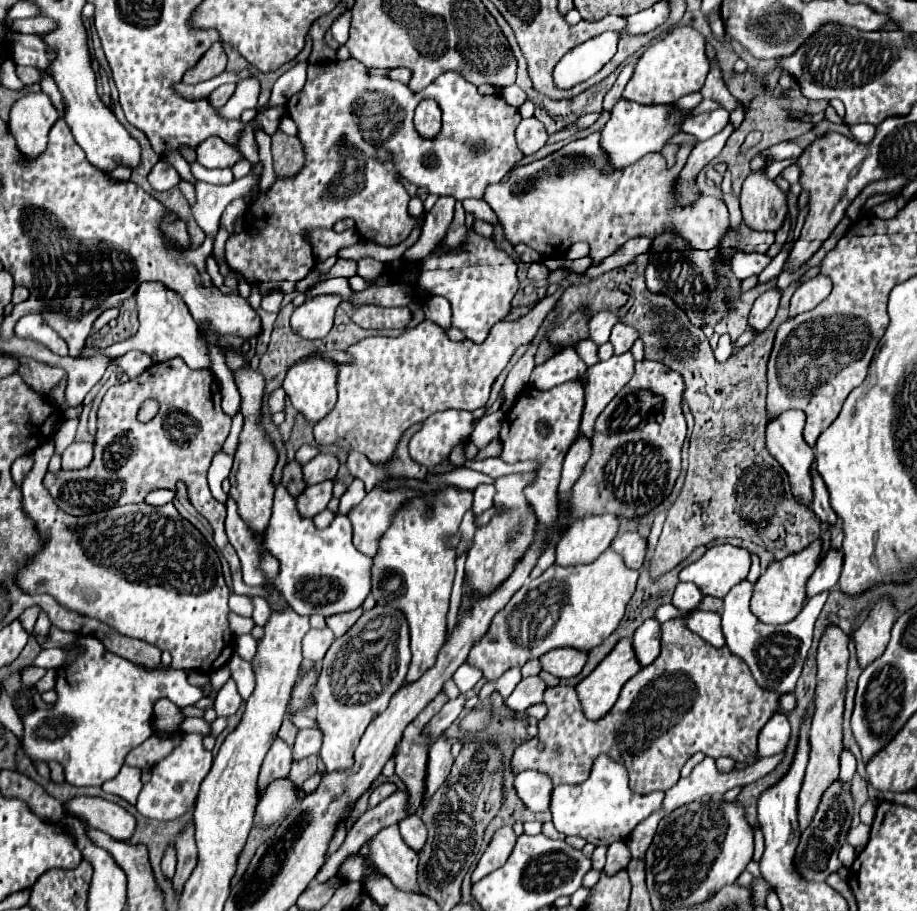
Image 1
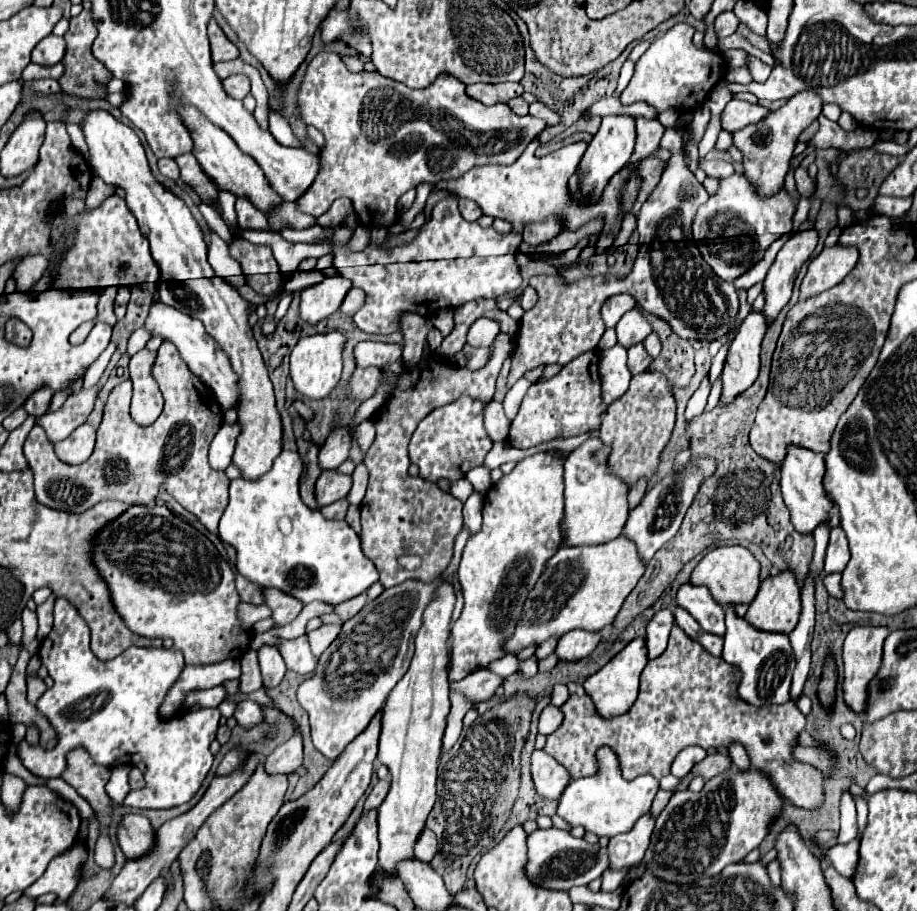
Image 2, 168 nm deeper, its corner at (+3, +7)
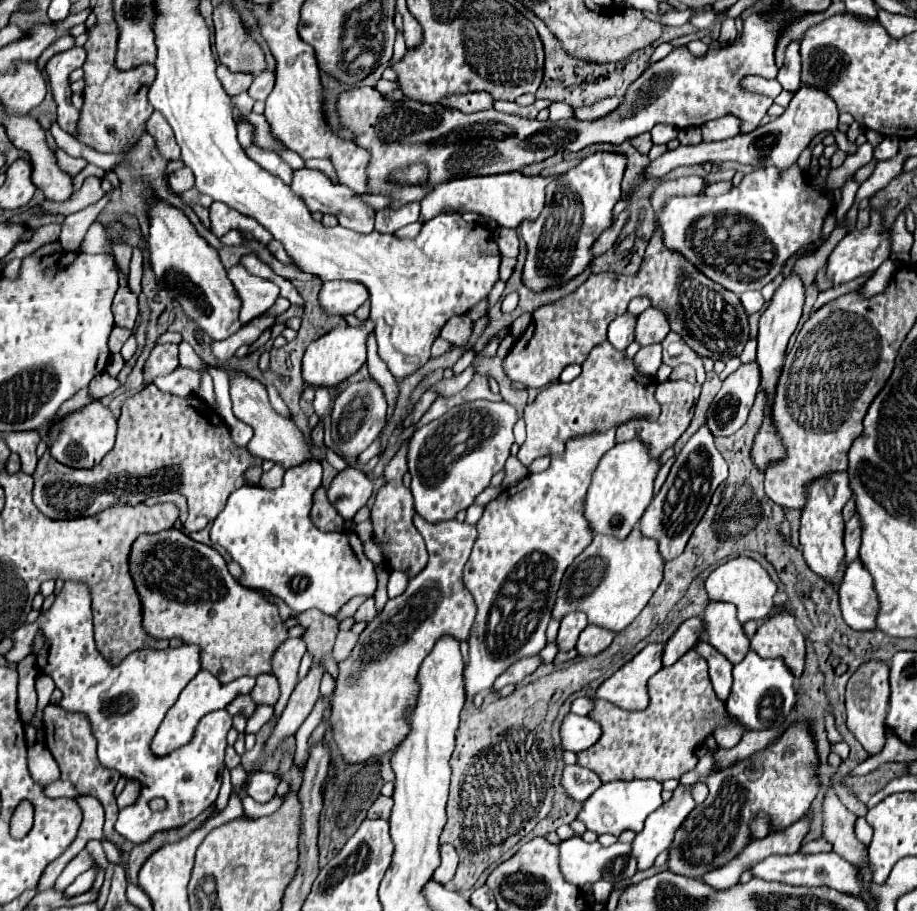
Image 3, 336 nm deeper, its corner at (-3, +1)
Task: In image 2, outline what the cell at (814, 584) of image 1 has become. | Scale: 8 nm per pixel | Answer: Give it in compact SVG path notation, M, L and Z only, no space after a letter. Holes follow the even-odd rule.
M836 527L830 533L830 543L828 543L828 551L826 551L826 563L824 563L826 575L840 573L846 567L848 559L850 559L850 551L848 551L846 535L842 533L840 527Z

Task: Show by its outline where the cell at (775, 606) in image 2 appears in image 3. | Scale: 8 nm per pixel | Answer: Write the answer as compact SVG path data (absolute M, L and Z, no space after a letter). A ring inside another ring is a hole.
M778 613L766 619L752 637L752 651L762 659L784 659L784 665L792 671L794 677L800 677L804 673L804 635L800 633L796 619L790 613Z

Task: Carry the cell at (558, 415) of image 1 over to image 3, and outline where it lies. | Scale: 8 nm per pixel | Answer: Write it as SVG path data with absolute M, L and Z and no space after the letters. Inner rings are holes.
M602 341L592 349L582 365L582 373L572 383L552 383L540 391L534 403L524 411L528 437L520 447L517 458L522 465L530 465L536 457L556 457L564 453L564 443L576 435L606 429L610 425L622 425L632 417L646 415L656 419L660 415L660 403L654 399L656 379L640 373L626 351L616 351L608 341Z

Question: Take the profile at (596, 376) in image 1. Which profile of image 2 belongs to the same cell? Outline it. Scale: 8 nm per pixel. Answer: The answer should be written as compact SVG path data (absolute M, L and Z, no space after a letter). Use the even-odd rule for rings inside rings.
M642 343L628 349L628 369L630 369L632 375L638 375L640 371L646 371L650 361L652 361L652 357L644 351Z

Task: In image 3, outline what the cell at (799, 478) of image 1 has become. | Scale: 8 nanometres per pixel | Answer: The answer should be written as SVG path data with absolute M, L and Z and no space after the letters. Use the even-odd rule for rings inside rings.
M836 473L826 475L826 479L816 479L816 483L808 489L808 503L802 511L802 523L800 523L800 549L808 567L834 587L842 583L846 571L844 543L842 543L844 537L842 507L848 503L848 499L852 499L848 473Z

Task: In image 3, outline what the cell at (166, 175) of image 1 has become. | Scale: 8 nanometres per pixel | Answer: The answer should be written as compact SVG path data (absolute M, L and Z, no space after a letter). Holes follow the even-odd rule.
M182 167L178 171L174 171L170 177L168 177L168 183L172 187L174 193L184 193L188 189L194 187L194 179L192 179L192 171L188 171L188 167Z

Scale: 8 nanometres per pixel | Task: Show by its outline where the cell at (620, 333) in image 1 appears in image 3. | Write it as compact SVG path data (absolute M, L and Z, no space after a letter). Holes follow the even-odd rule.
M648 307L644 313L638 315L636 323L636 341L640 345L652 345L664 341L664 337L670 333L668 319L664 311L656 307Z

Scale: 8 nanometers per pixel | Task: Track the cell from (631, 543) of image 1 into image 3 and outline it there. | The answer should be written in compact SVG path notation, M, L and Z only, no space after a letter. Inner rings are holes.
M698 429L694 437L682 447L682 451L676 455L676 461L660 489L660 493L652 499L648 509L644 511L640 519L640 531L646 537L652 537L660 545L660 555L666 561L676 559L682 555L694 527L706 513L706 507L710 505L710 497L714 495L716 487L728 477L728 465L720 451L714 447L714 437L706 429Z

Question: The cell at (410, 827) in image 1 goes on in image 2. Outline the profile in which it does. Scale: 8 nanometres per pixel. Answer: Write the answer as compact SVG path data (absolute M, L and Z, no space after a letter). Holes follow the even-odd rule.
M424 827L422 833L418 835L416 845L414 845L414 855L416 855L416 859L428 863L428 861L434 857L434 853L436 853L436 845L438 845L436 835L434 835L428 827Z

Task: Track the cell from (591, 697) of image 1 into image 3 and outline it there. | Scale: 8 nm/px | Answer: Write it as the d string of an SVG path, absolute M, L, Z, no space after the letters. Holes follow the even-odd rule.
M648 643L632 661L628 661L598 687L596 697L628 711L646 709L650 701L646 683L662 669L662 653L662 643Z

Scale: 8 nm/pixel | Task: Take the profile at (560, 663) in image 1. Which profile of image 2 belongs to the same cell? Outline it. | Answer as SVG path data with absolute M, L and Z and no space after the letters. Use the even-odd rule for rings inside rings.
M576 629L576 631L570 631L558 639L554 653L558 655L560 661L574 663L574 661L588 657L596 649L600 639L602 639L600 633L586 633L586 631Z

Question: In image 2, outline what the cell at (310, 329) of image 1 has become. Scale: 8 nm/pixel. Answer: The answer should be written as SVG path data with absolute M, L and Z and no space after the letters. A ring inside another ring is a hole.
M326 277L322 283L300 293L300 319L316 325L332 315L344 301L352 283L344 277Z

